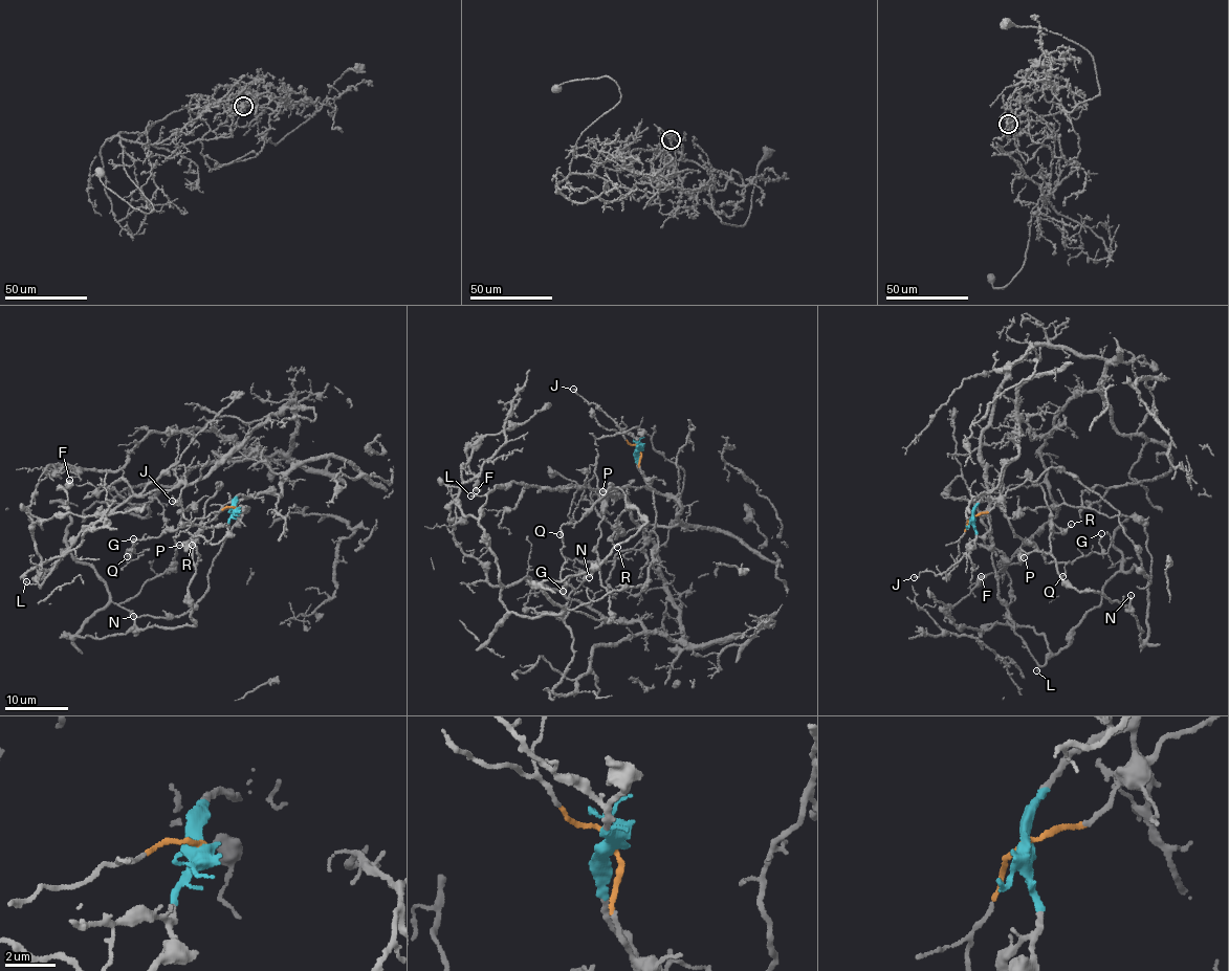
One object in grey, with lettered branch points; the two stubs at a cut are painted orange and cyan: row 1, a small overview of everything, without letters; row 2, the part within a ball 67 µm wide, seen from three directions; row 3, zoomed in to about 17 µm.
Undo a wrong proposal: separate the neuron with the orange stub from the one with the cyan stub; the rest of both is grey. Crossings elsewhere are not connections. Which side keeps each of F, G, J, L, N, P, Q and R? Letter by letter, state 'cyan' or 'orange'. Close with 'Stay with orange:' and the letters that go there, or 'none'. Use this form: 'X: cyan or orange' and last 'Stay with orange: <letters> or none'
F: orange
G: cyan
J: cyan
L: orange
N: orange
P: orange
Q: cyan
R: orange
Stay with orange: F, L, N, P, R

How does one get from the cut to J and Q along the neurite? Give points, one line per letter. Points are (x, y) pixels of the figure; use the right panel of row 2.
J: (971, 517), (974, 537), (963, 556), (937, 575), (924, 571), (914, 577)
Q: (971, 517), (975, 504), (985, 494), (999, 488), (1011, 530), (1044, 553), (1046, 563), (1063, 564), (1061, 576)

